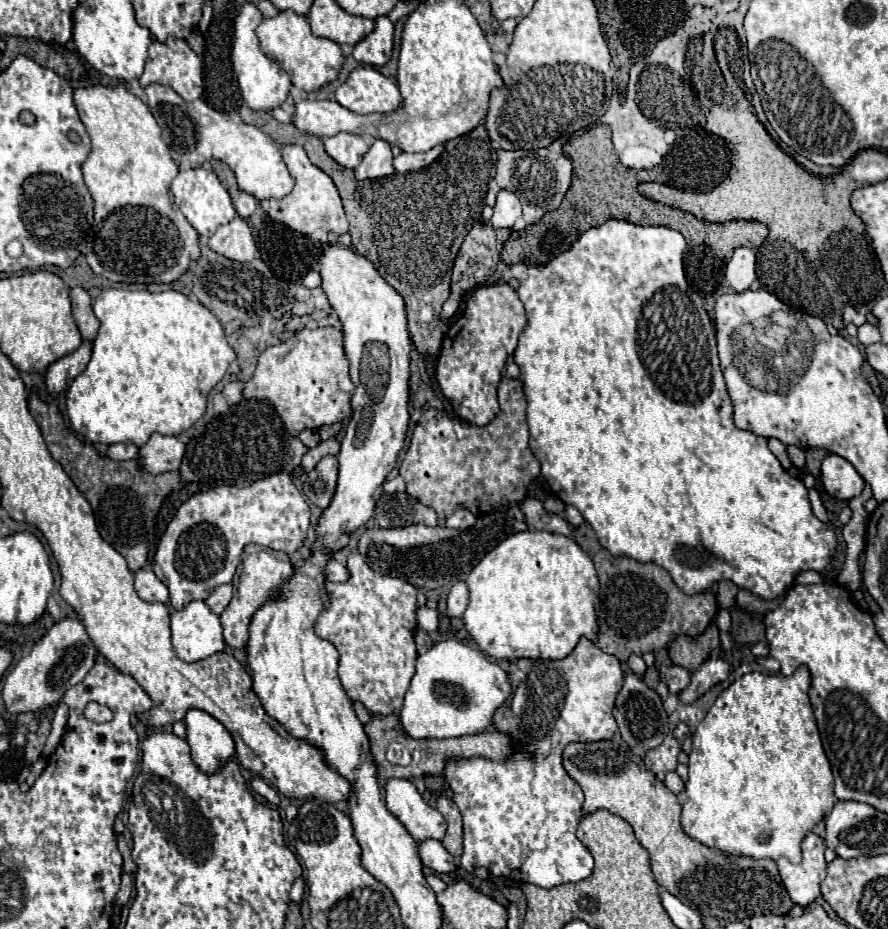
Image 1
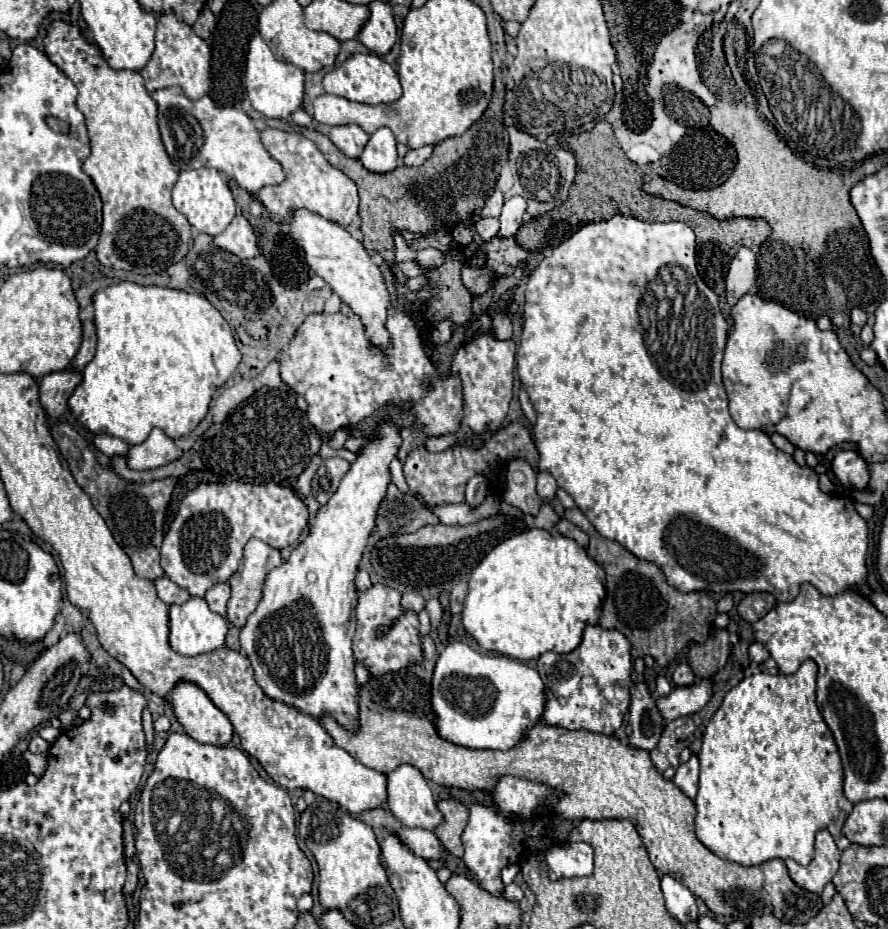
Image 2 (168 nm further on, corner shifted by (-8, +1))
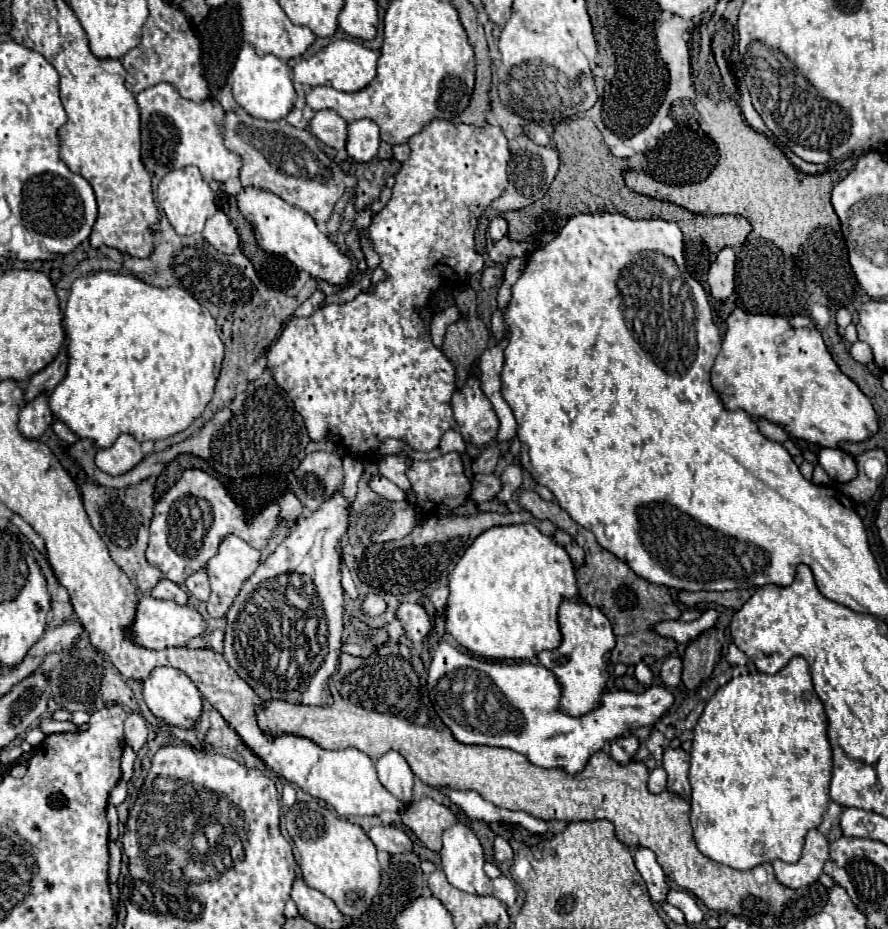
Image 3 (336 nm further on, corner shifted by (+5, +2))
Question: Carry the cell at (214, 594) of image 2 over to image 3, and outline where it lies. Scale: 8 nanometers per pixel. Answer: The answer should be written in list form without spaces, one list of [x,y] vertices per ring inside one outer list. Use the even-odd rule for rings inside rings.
[[[198,570],[194,574],[190,574],[186,578],[186,588],[190,594],[194,594],[198,600],[206,602],[208,600],[208,594],[210,594],[210,586],[208,586],[208,576],[204,574],[204,570]]]

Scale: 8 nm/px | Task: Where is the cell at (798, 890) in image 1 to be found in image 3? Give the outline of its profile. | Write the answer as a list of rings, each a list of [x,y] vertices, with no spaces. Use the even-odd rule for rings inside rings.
[[[812,828],[806,834],[802,858],[796,864],[786,864],[782,860],[776,860],[772,862],[772,866],[780,884],[788,888],[800,888],[818,880],[826,860],[828,860],[828,840],[816,828]]]

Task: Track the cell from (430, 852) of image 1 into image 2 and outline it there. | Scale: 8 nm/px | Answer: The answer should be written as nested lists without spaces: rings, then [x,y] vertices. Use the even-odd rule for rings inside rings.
[[[401,829],[399,839],[421,859],[443,859],[443,845],[433,831],[425,829]]]

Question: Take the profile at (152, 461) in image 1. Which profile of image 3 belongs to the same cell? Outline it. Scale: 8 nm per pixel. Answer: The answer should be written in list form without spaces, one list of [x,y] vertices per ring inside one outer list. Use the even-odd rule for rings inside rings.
[[[122,434],[116,438],[116,442],[110,448],[96,452],[94,464],[102,472],[118,476],[132,470],[142,458],[144,454],[140,450],[140,442],[136,442],[130,434]]]

